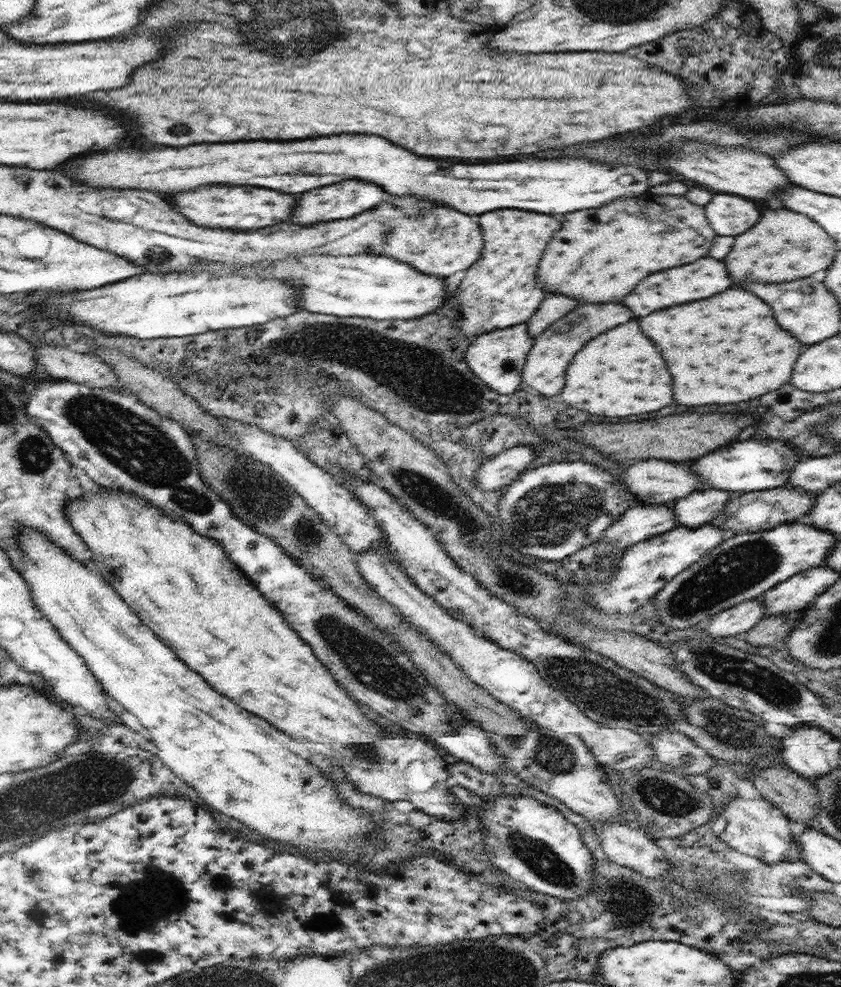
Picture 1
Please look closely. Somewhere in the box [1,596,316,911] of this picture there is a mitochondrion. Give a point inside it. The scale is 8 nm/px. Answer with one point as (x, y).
(98, 779)

